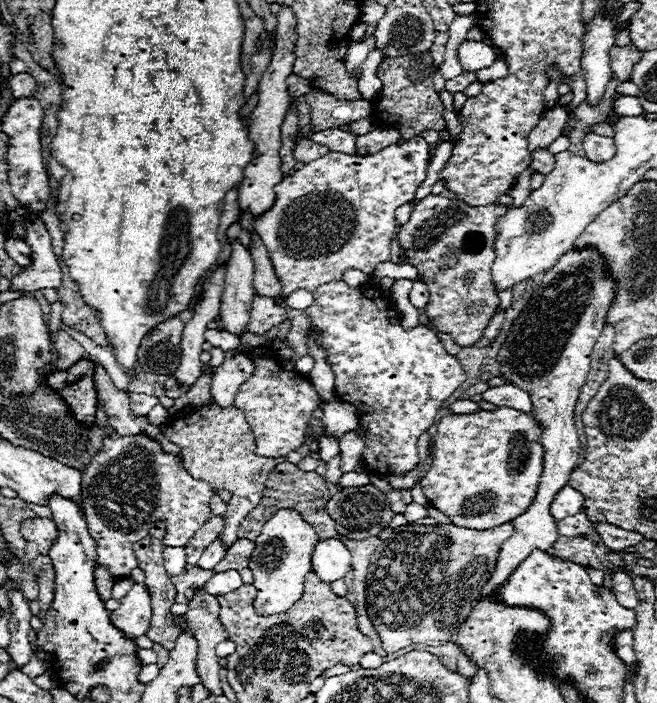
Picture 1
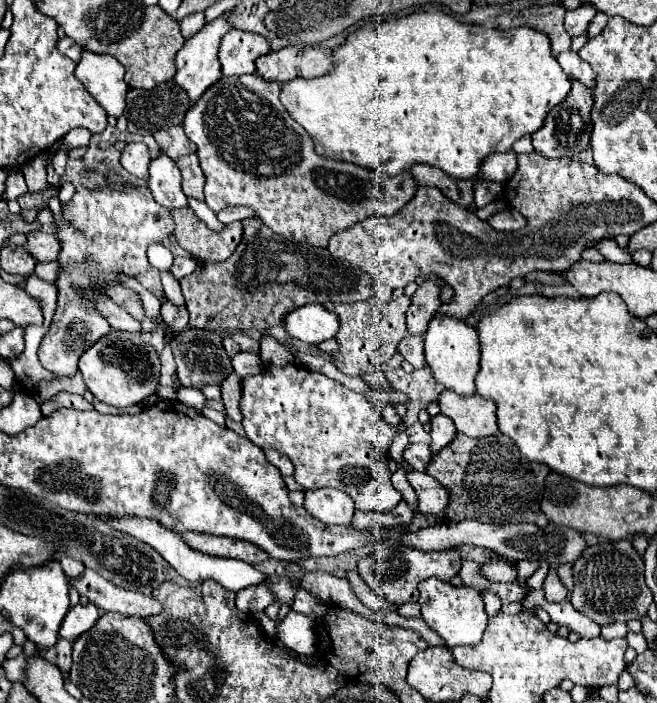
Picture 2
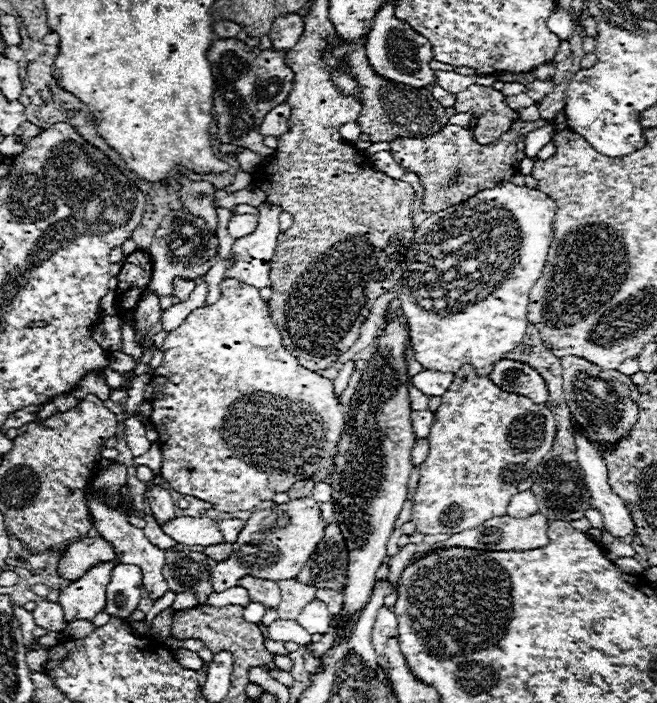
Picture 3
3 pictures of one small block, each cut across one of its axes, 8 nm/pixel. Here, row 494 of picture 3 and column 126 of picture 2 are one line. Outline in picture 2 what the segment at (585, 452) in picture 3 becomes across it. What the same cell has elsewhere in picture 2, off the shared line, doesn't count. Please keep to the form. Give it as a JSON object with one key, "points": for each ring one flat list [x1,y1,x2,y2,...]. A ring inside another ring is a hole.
{"points":[[84,568,84,572,78,578,72,578,70,584,72,588,78,590,78,594,86,596,92,604,96,604,104,612,118,612,122,616,150,618,164,610,162,604,154,600,152,596,116,588,112,582,104,580,98,572,90,568]]}

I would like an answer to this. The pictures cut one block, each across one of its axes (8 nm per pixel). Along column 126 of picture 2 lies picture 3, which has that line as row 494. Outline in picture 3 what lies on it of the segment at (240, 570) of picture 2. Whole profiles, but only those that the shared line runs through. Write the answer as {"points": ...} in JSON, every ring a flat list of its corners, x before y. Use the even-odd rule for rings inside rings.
{"points":[[530,490,516,494,508,504,508,516,514,516,514,518,526,518,536,512,538,512,536,496]]}

